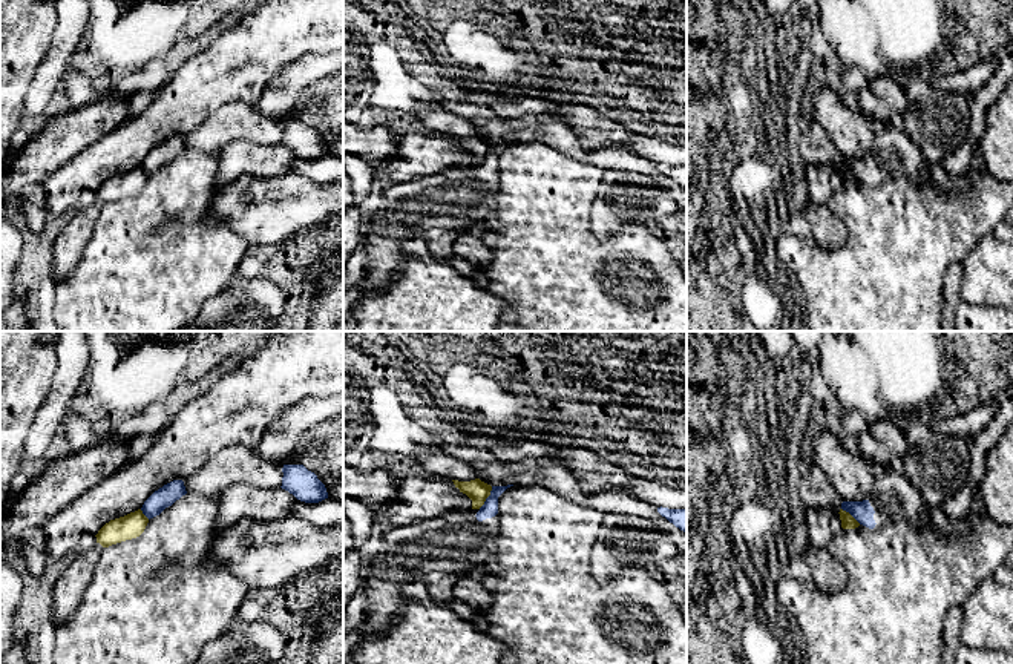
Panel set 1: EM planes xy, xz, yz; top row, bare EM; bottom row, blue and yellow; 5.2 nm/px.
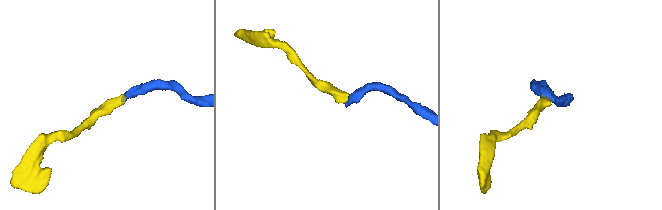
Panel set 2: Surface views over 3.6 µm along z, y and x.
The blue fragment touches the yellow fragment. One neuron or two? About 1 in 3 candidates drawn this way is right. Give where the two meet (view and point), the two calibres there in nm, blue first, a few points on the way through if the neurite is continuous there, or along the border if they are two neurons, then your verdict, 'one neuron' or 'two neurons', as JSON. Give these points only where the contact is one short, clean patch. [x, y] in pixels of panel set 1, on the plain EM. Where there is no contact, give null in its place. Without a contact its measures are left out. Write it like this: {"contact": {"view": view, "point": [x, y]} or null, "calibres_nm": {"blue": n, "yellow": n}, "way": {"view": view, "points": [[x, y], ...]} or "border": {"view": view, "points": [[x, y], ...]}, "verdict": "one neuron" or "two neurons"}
{"contact": {"view": "xz", "point": [488, 154]}, "calibres_nm": {"blue": 90, "yellow": 110}, "border": {"view": "xz", "points": [[492, 143], [486, 157], [478, 164]]}, "verdict": "two neurons"}

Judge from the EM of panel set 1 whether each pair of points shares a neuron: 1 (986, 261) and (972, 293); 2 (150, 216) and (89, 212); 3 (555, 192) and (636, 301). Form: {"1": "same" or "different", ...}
{"1": "same", "2": "different", "3": "same"}

